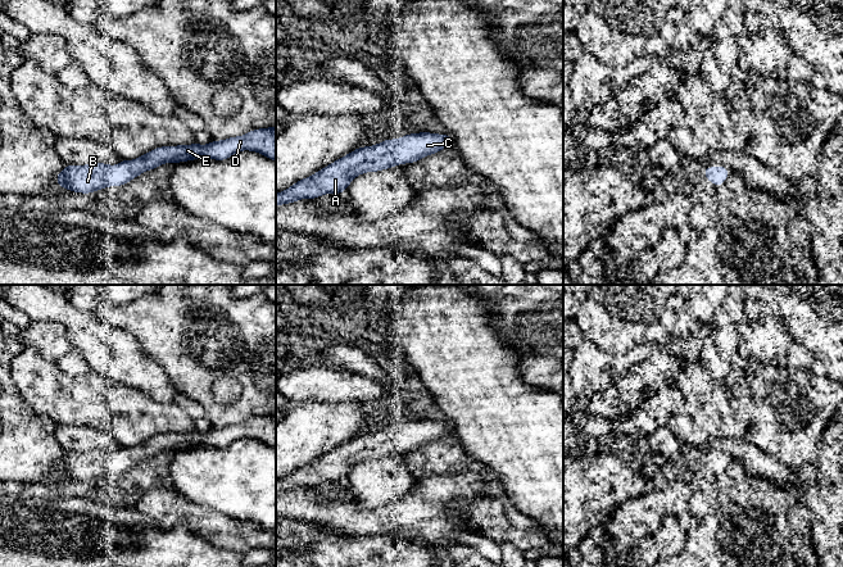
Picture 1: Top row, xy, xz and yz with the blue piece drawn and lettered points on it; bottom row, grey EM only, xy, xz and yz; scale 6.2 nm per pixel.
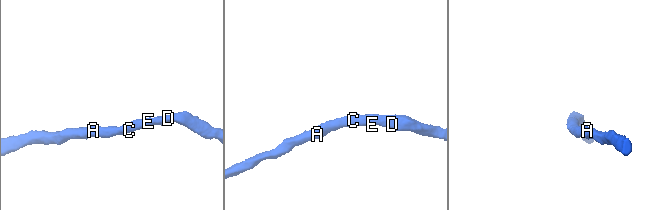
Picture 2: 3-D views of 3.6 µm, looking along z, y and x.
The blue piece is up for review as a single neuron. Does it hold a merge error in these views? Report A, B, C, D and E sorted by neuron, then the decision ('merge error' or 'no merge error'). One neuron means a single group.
A B C D E | no merge error

